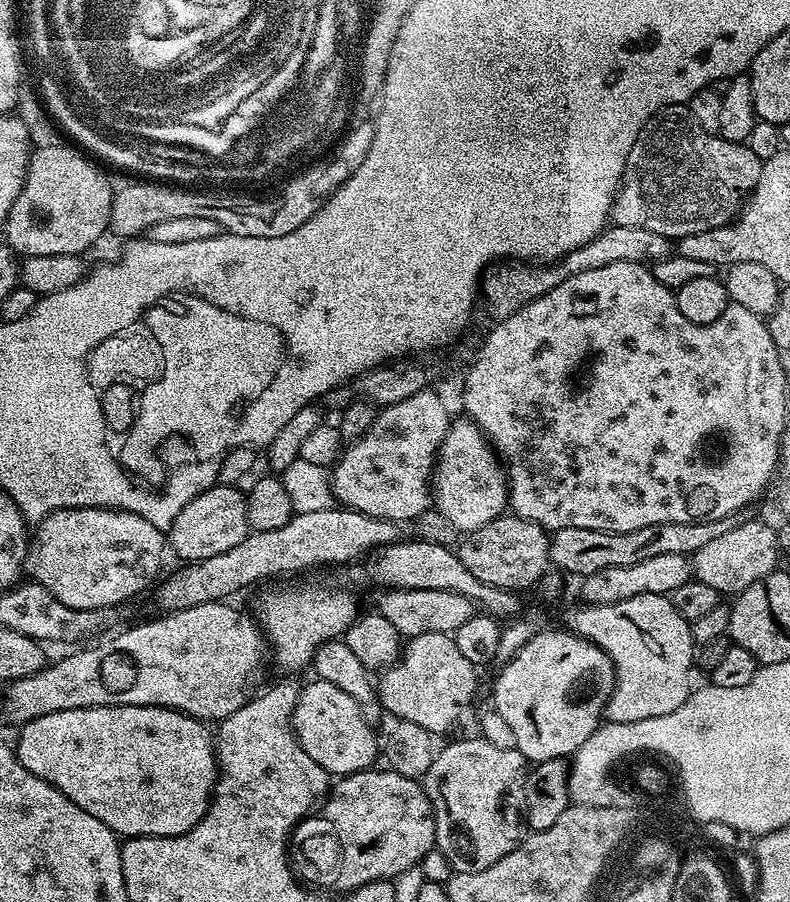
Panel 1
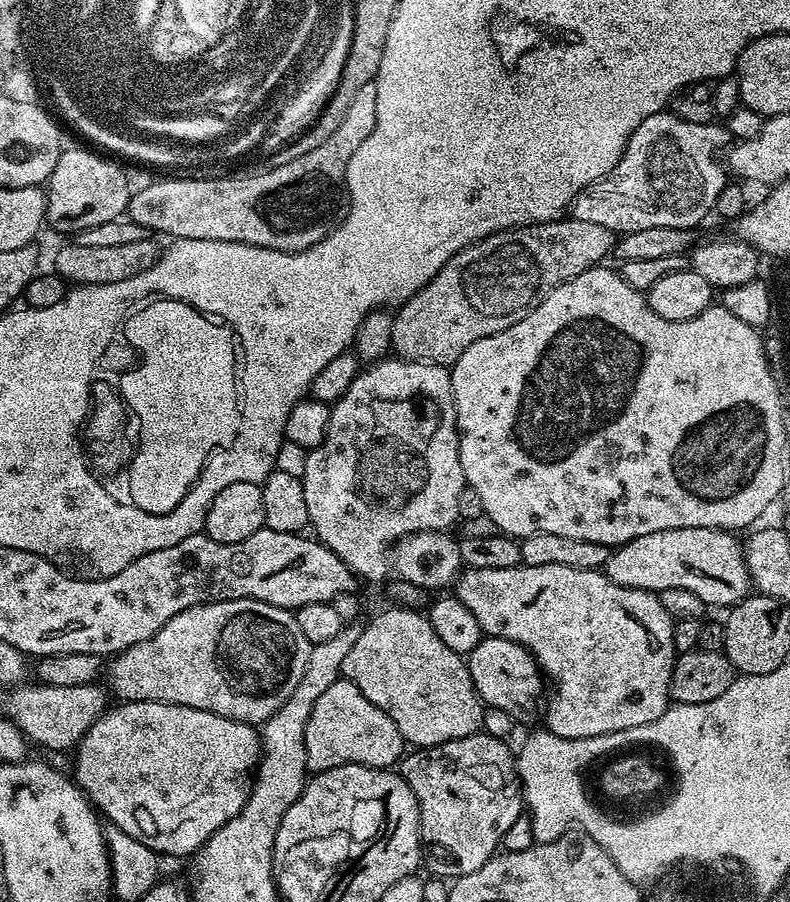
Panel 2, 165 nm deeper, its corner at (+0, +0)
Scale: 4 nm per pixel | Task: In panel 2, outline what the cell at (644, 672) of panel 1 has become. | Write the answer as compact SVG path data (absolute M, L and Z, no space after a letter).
M525 564L506 570L486 570L485 568L465 567L460 575L456 577L454 594L478 618L478 626L484 636L497 636L506 638L522 647L536 659L540 665L540 671L550 681L550 695L546 700L548 713L544 720L547 731L562 738L594 738L611 732L630 730L634 726L646 726L658 719L670 706L670 678L672 667L676 664L677 651L674 646L674 623L670 614L666 614L659 595L646 590L634 590L626 586L618 586L610 582L610 578L600 570L574 570L574 566L530 566Z

